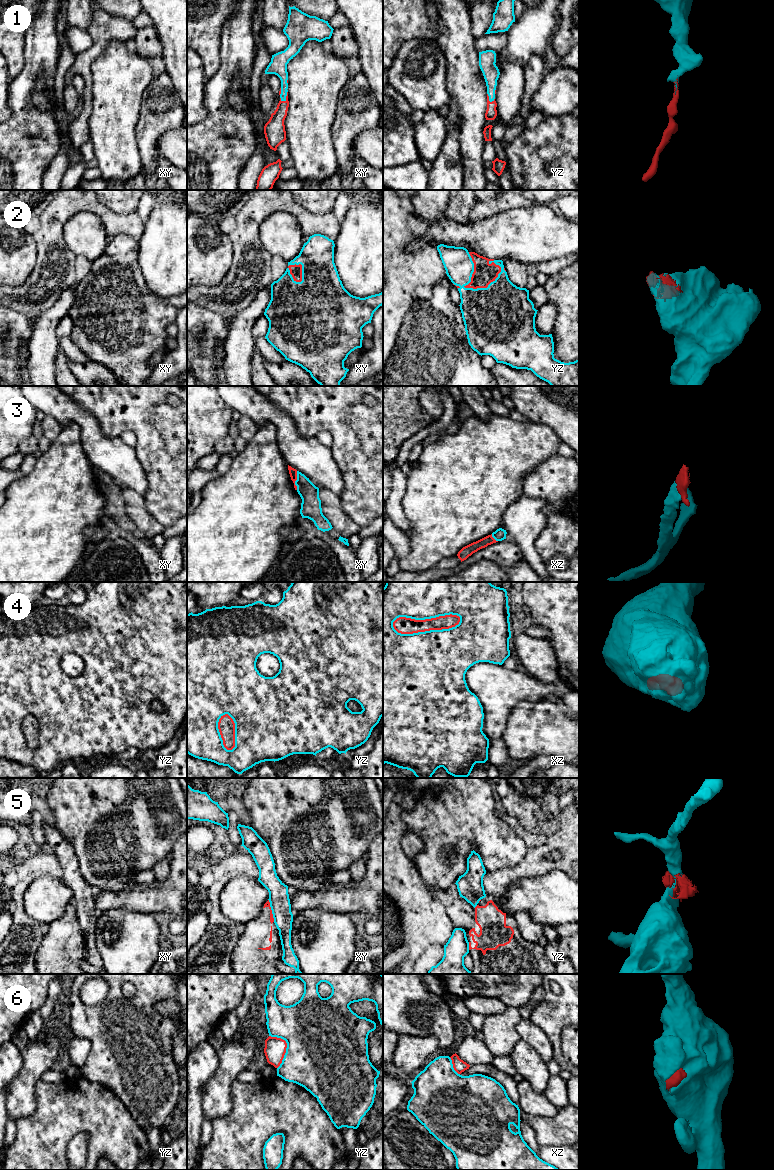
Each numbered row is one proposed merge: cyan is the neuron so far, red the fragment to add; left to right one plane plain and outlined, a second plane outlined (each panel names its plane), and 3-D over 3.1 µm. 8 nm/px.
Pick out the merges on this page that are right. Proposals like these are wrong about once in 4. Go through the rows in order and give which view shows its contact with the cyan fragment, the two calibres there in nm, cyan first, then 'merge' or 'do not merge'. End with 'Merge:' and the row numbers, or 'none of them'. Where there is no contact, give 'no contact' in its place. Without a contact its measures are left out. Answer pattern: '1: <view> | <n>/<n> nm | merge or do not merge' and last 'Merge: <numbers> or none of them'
1: xy | 130/150 nm | merge
2: yz | 340/180 nm | merge
3: xy | 160/60 nm | merge
4: xz | 500/140 nm | do not merge
5: xy | 160/50 nm | do not merge
6: yz | 500/180 nm | do not merge
Merge: 1, 2, 3

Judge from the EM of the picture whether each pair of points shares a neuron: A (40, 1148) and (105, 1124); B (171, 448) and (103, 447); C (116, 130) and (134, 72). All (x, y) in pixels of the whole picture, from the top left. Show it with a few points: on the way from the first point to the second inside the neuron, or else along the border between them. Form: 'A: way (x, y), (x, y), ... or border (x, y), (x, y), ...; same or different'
A: way (56, 1132), (64, 1124), (89, 1124); same
B: border (133, 447), (136, 458), (143, 469); different
C: way (116, 116), (117, 89), (120, 86); same

